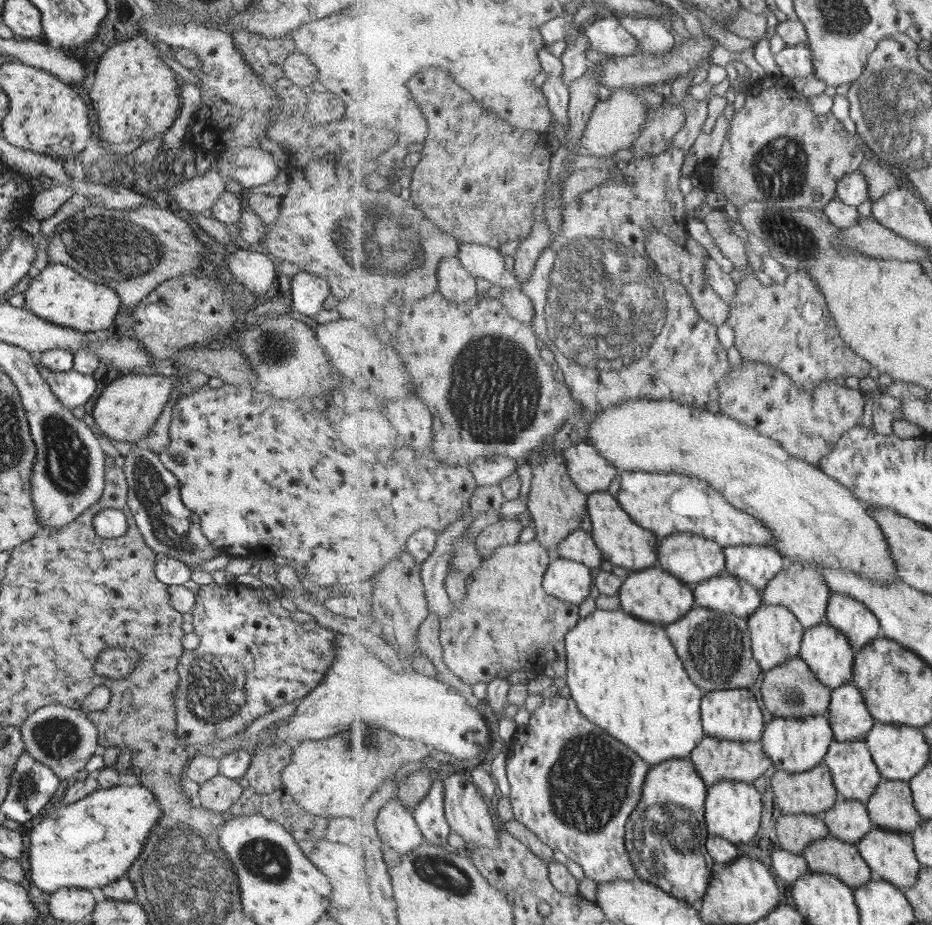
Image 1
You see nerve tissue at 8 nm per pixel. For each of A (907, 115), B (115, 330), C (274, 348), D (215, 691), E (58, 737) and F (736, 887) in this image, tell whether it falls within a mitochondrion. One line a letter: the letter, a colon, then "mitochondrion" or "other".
A: mitochondrion
B: other
C: mitochondrion
D: mitochondrion
E: mitochondrion
F: other

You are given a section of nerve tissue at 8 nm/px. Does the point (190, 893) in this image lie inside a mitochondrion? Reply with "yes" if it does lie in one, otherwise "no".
yes

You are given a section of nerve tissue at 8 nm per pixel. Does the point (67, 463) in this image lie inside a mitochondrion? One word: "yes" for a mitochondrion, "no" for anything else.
yes

